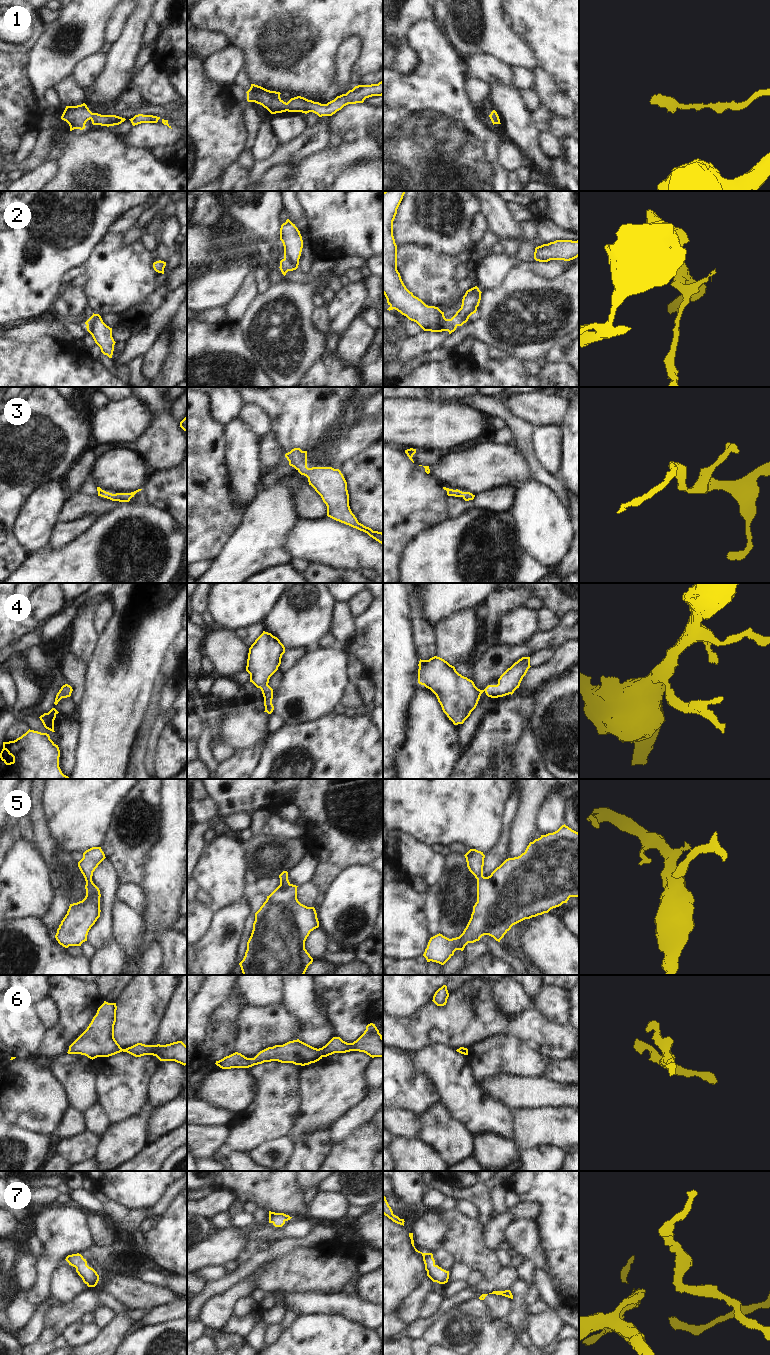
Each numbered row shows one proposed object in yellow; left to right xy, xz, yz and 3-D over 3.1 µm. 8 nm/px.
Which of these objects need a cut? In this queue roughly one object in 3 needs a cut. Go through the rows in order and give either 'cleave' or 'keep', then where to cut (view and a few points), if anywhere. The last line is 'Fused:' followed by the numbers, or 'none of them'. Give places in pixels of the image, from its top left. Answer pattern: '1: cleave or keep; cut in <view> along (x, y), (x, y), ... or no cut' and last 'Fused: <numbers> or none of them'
1: keep; no cut
2: cleave; cut in xz along (284, 258), (297, 267)
3: keep; no cut
4: keep; no cut
5: keep; no cut
6: keep; no cut
7: keep; no cut
Fused: 2

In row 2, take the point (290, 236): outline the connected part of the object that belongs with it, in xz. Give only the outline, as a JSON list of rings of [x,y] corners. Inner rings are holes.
[[[289,219],[281,225],[280,240],[284,246],[284,259],[298,268],[303,240],[300,231]]]

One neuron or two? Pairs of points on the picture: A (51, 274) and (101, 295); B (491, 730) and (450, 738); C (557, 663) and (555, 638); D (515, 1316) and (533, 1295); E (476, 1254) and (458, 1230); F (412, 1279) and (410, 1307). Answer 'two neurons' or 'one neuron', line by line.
A: two neurons
B: two neurons
C: two neurons
D: two neurons
E: one neuron
F: two neurons

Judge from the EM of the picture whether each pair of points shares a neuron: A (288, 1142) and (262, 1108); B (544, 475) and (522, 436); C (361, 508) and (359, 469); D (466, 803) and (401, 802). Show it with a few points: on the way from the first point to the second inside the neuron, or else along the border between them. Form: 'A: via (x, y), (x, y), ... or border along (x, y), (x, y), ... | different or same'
A: border along (288, 1133), (268, 1140), (262, 1145) | different
B: via (534, 465), (526, 446) | same
C: via (361, 498), (361, 479) | same
D: via (450, 802), (417, 802) | same

